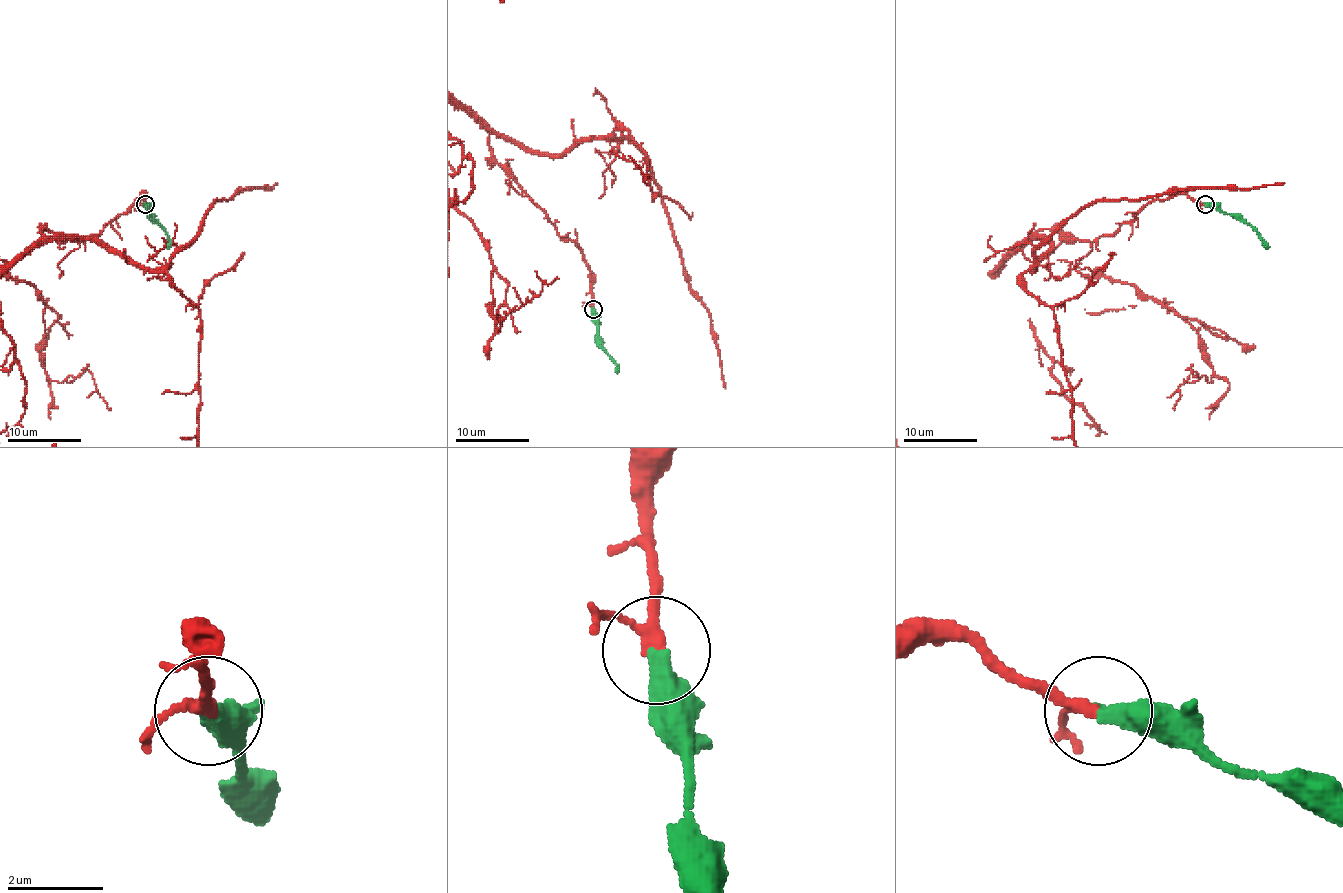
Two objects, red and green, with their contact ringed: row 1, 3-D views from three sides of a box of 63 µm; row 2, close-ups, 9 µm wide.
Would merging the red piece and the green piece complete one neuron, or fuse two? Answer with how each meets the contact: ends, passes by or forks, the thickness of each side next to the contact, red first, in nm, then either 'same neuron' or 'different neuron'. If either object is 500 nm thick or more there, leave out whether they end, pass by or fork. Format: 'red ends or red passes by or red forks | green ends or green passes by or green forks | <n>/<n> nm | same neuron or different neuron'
red passes by | green ends | 200/440 nm | same neuron

